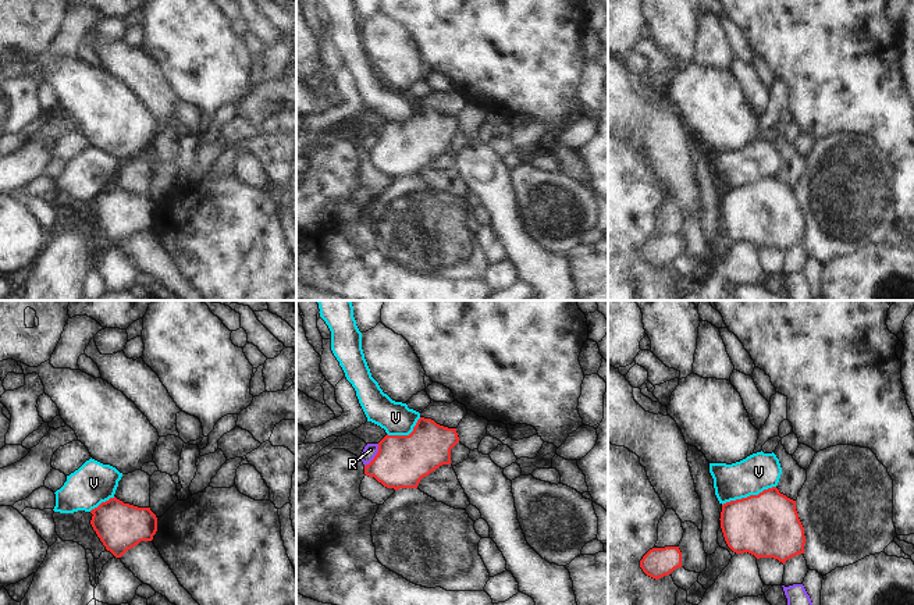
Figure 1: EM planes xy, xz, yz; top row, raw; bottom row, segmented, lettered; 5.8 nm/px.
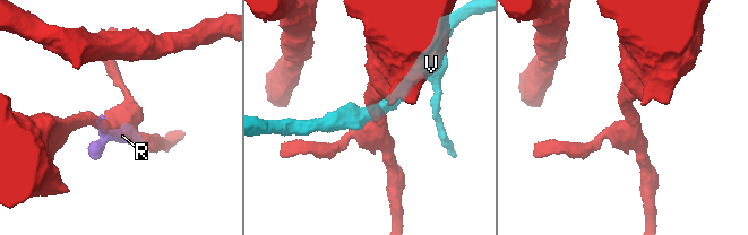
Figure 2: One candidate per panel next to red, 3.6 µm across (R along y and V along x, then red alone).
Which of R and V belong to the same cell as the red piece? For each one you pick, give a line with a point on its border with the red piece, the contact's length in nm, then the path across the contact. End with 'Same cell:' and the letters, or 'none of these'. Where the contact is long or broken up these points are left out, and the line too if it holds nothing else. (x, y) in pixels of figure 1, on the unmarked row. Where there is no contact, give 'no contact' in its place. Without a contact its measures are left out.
Same cell: none of these

